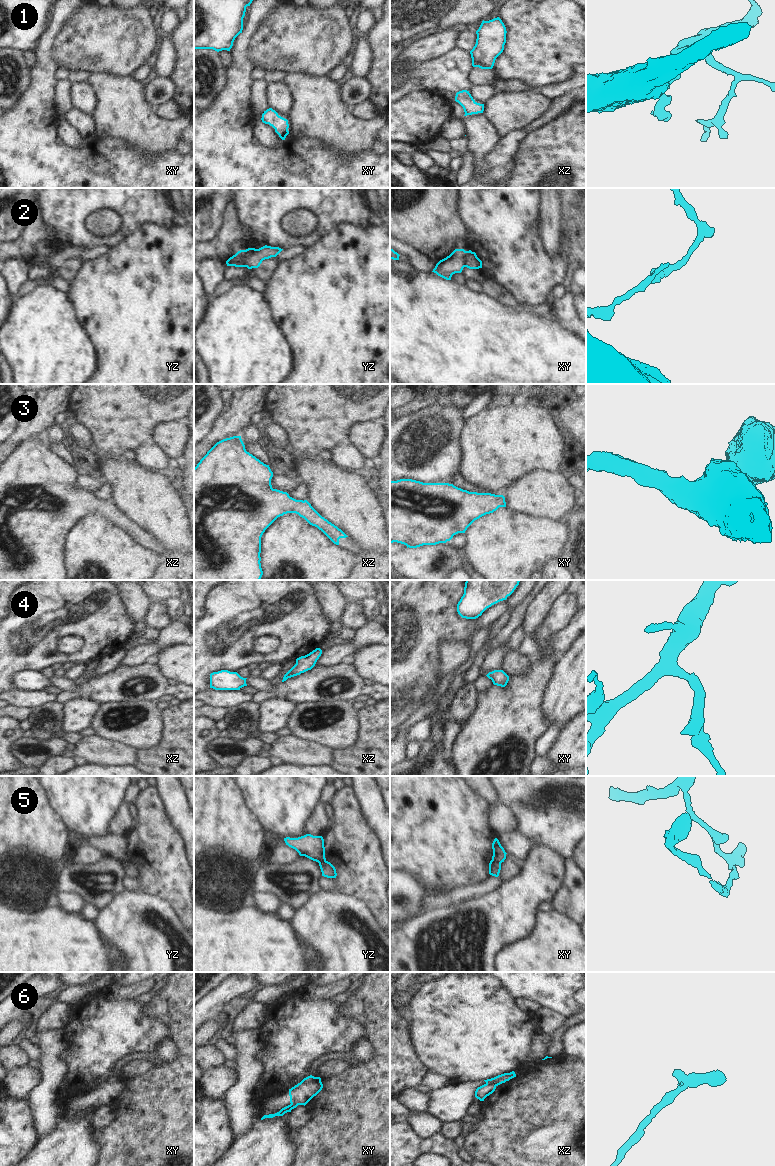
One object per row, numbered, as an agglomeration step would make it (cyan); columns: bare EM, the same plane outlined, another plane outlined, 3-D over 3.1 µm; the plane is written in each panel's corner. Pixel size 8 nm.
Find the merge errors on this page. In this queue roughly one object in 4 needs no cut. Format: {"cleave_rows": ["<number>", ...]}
{"cleave_rows": ["2", "5", "6"]}

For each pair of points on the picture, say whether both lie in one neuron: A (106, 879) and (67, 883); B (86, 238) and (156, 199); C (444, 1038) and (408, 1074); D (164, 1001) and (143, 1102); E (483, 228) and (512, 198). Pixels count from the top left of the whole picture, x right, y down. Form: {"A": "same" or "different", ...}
{"A": "same", "B": "same", "C": "different", "D": "same", "E": "same"}

